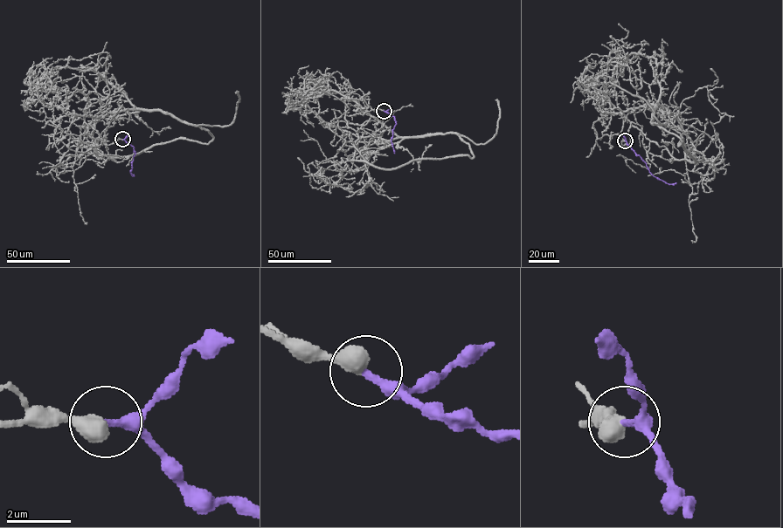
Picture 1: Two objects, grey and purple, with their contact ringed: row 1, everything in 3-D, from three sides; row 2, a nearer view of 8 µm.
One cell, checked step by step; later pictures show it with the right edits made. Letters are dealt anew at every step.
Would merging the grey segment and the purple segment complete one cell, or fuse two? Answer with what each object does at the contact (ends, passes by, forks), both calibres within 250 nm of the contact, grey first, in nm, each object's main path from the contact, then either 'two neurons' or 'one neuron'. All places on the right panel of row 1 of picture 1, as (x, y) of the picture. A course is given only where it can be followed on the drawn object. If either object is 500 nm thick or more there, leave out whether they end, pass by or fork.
calibres 600 and 280 nm; course grey (624, 140), (631, 122), (695, 161), (646, 101), (611, 82); course purple (625, 140), (654, 176), (669, 184), (676, 182); one neuron

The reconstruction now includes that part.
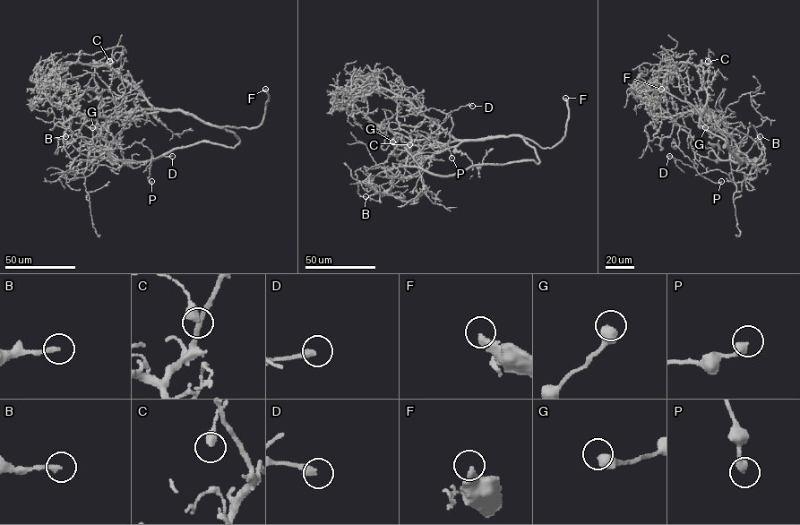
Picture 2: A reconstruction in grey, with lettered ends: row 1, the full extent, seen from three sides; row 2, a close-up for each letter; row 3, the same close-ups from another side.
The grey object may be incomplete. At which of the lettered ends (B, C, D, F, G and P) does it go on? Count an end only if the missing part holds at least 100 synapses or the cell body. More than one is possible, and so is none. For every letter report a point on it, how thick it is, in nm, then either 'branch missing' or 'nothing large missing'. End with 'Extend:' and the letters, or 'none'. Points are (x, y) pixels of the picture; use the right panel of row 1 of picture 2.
B: place (760, 136); calibre 220 nm; nothing large missing
C: place (708, 61); calibre 280 nm; nothing large missing
D: place (669, 156); calibre 320 nm; nothing large missing
F: place (661, 89); calibre 320 nm; branch missing
G: place (705, 127); calibre 550 nm; nothing large missing
P: place (721, 181); calibre 360 nm; nothing large missing
Extend: F

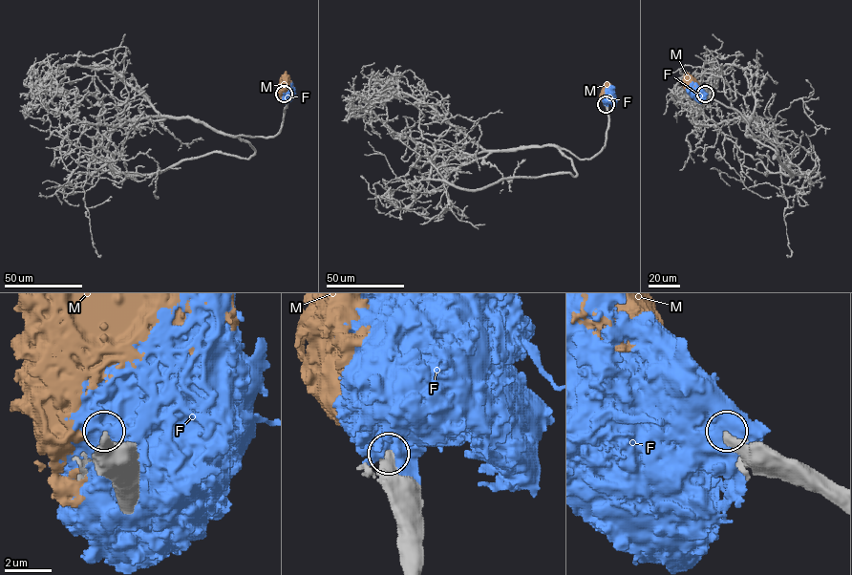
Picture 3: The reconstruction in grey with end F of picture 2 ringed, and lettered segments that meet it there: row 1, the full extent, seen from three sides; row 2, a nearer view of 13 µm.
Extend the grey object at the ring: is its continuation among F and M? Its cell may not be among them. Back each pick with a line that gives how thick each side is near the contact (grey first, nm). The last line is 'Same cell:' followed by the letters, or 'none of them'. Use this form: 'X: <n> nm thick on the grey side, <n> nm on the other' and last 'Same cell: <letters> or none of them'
M: 400 nm thick on the grey side, 360 nm on the other
Same cell: M

